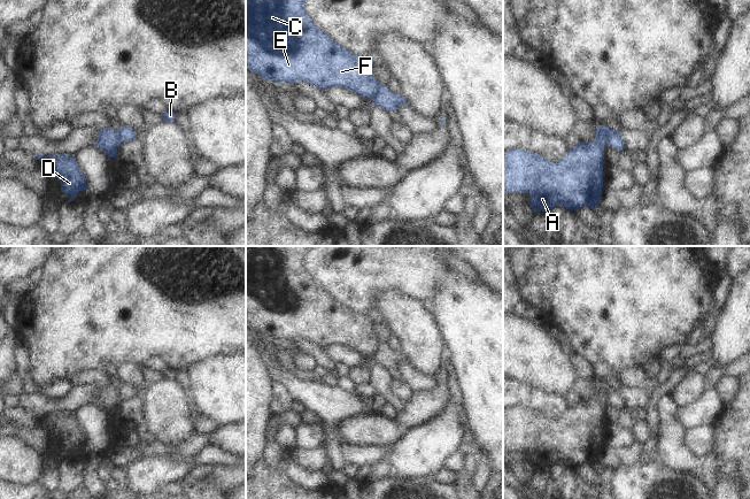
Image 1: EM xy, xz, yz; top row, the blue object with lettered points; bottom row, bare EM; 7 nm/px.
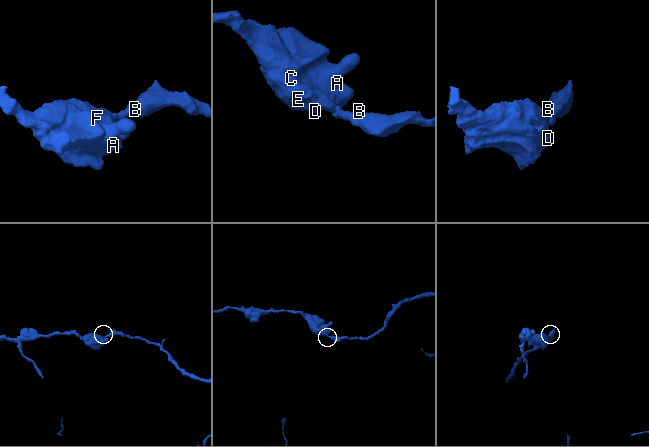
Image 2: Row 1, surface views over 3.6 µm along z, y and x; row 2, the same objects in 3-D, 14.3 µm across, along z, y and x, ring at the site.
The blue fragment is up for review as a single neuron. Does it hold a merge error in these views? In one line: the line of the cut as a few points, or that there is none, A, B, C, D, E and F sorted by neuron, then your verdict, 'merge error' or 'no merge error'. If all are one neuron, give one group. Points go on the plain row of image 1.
cut yz (596, 386), (604, 393), (608, 401); groups A C D E F / B; merge error

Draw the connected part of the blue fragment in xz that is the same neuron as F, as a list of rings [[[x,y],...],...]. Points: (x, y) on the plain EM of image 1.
[[[246,246],[246,323],[262,337],[303,338],[326,347],[343,344],[364,355],[373,354],[379,340],[372,330],[372,314],[359,314],[340,304],[322,289],[304,269],[304,254],[314,246]]]

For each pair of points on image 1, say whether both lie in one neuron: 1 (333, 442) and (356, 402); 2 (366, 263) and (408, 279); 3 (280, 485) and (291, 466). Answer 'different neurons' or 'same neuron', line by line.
1: same neuron
2: same neuron
3: different neurons

